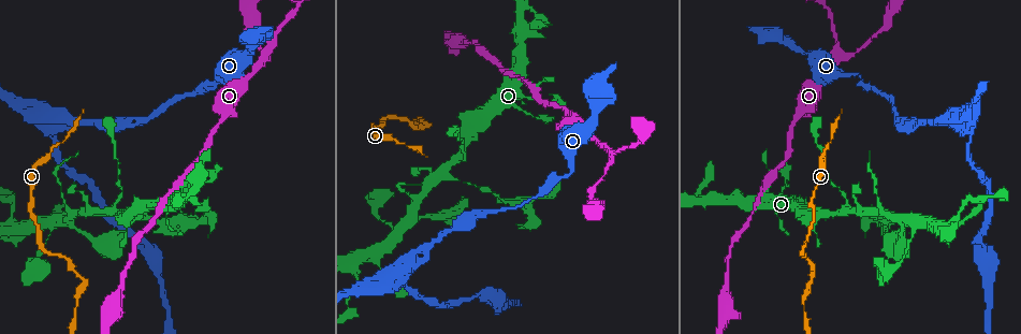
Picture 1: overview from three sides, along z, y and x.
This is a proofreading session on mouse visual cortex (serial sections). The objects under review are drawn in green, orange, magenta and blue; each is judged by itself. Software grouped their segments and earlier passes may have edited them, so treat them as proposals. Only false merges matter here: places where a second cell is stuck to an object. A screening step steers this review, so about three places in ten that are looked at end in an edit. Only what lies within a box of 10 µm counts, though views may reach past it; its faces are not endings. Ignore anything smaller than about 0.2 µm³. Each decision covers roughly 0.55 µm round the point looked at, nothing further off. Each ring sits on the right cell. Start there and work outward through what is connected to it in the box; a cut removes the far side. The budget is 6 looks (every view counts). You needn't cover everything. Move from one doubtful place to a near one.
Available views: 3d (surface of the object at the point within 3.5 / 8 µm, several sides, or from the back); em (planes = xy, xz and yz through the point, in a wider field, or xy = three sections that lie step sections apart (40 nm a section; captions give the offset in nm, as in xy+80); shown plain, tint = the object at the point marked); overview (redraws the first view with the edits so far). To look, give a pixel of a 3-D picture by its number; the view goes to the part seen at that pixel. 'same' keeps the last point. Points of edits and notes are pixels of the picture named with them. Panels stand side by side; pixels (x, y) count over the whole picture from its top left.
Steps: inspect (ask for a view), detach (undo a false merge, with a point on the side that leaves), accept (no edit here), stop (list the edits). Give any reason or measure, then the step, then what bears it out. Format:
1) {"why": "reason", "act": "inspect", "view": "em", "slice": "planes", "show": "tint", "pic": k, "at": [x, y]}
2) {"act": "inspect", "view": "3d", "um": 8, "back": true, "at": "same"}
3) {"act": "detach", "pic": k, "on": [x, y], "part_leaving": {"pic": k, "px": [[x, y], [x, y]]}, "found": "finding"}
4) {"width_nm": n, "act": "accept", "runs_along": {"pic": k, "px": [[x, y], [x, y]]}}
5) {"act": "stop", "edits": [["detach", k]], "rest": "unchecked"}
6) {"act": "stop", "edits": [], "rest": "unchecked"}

{"why": "thick turns thin", "act": "inspect", "view": "3d", "um": 8, "pic": 1, "at": [850, 210]}

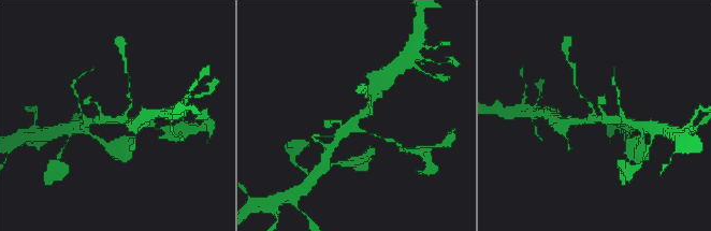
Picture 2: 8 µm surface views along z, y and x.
{"act": "inspect", "view": "3d", "um": 3.5, "at": "same"}

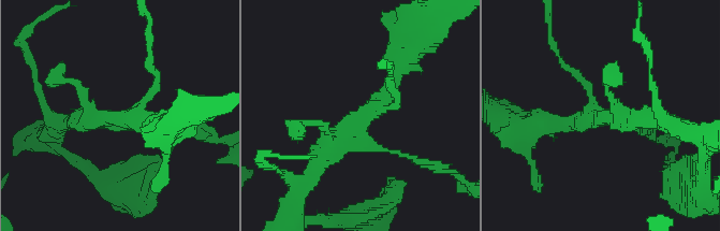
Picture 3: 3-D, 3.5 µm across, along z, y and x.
{"act": "accept", "runs_along": {"pic": 3, "px": [[398, 62], [312, 172]]}, "found": "one cell here"}

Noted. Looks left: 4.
{"why": "sudden change in width", "act": "inspect", "view": "3d", "um": 3.5, "pic": 1, "at": [264, 61]}

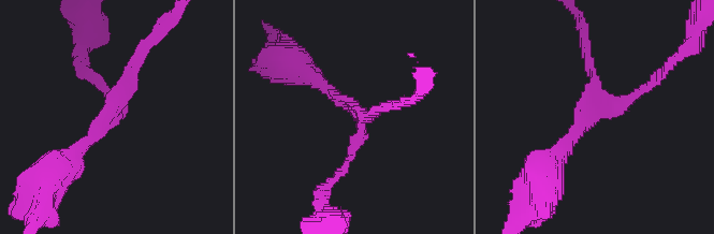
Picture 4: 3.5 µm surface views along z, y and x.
{"arms": 3, "arm_widths_nm": [150, 150, 200], "act": "inspect", "view": "em", "slice": "xy", "step": 2, "show": "tint", "pic": 4, "at": [111, 116]}

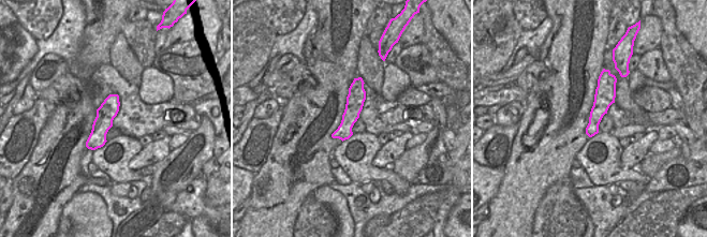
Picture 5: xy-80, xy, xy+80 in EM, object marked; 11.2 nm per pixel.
{"act": "accept", "runs_along": {"pic": 5, "px": [[359, 80], [348, 122], [335, 135]]}, "found": "all the same cell"}

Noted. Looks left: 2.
{"why": "a narrow waist", "act": "inspect", "view": "3d", "um": 3.5, "pic": 1, "at": [960, 207]}

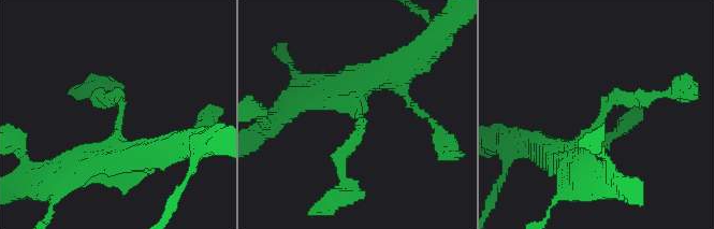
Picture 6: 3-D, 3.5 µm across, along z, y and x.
{"act": "inspect", "view": "em", "slice": "xy", "step": 3, "show": "tint", "pic": 6, "at": [600, 118]}

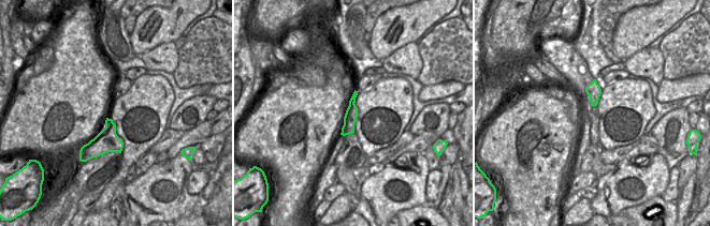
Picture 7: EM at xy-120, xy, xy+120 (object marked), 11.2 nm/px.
{"act": "accept", "runs_along": {"pic": 6, "px": [[559, 158], [614, 96], [651, 96]]}, "found": "all the same cell"}

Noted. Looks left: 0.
{"act": "stop", "edits": [], "rest": "unchecked"}

